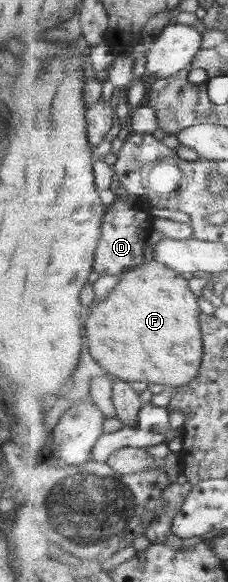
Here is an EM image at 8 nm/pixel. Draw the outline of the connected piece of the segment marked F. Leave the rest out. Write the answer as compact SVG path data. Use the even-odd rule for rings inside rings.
M149 261L129 269L84 319L91 358L126 382L187 385L199 375L205 357L198 298L182 274L161 262Z

